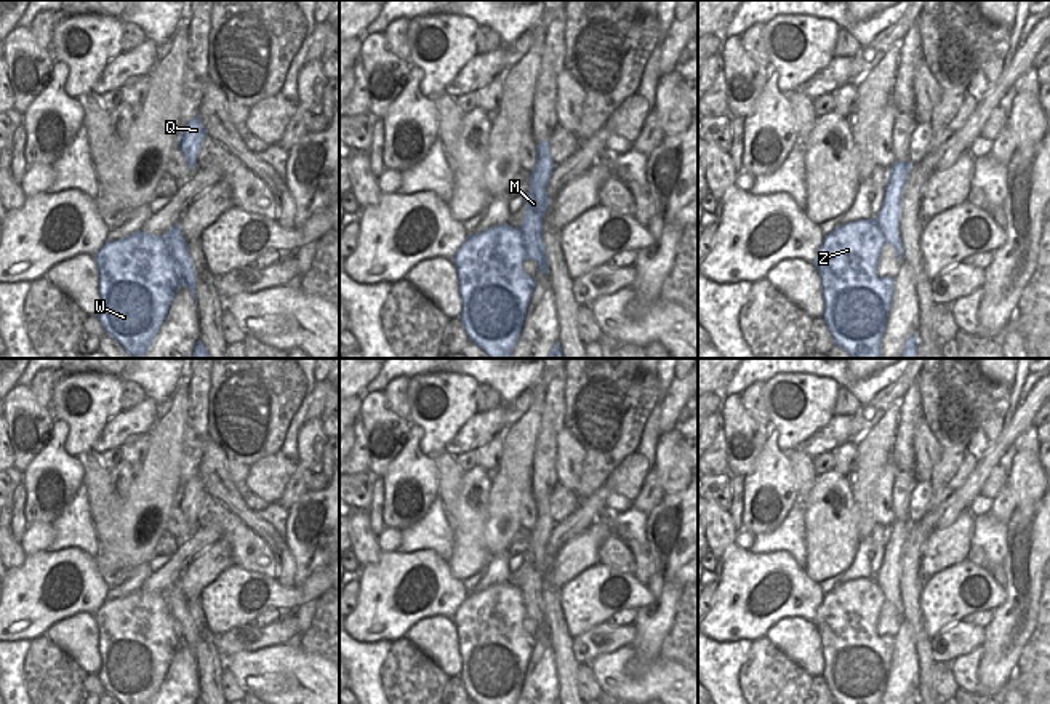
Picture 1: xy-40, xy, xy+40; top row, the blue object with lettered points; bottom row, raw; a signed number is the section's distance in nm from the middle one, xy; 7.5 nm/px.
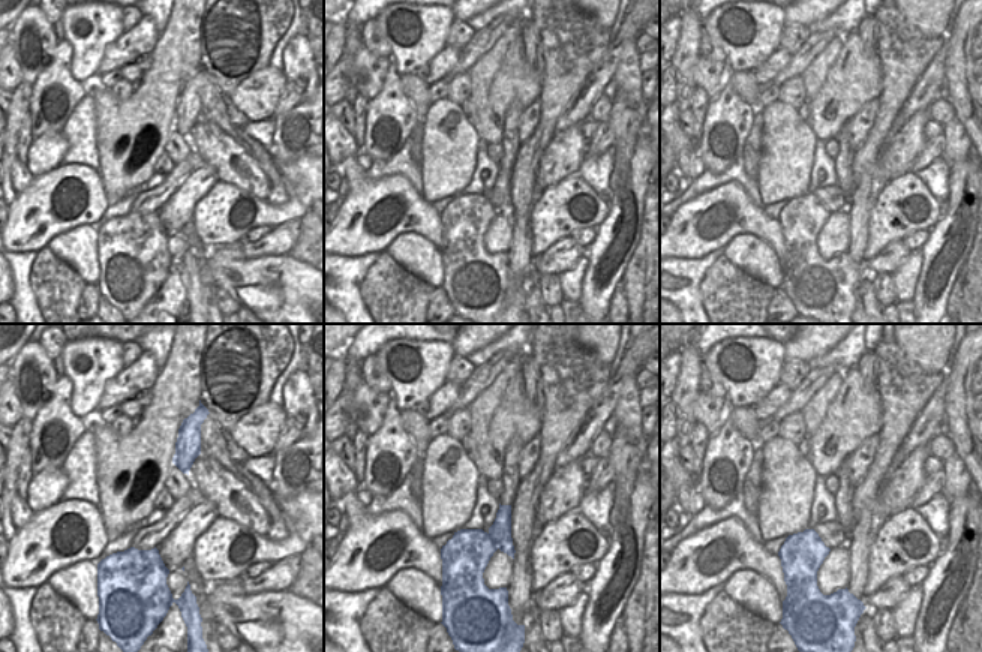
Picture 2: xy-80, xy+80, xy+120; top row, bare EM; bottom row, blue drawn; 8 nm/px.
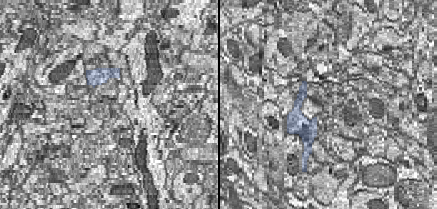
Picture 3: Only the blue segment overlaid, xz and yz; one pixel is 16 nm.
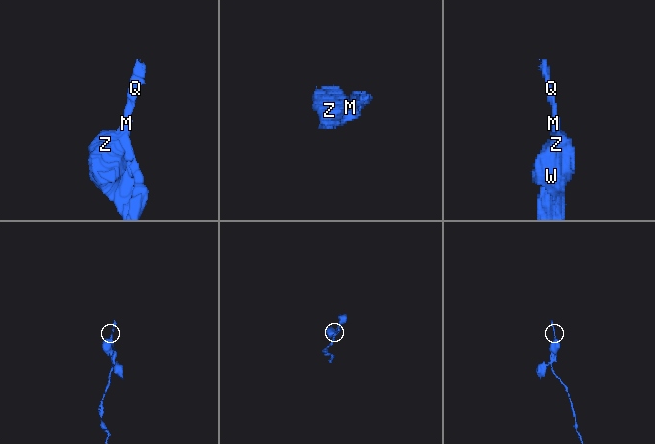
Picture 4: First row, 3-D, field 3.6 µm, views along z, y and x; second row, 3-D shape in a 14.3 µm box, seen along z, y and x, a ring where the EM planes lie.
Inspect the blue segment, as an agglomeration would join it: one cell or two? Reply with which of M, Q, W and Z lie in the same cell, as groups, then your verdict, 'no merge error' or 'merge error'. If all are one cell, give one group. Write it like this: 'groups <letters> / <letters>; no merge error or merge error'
groups M Q W Z; no merge error

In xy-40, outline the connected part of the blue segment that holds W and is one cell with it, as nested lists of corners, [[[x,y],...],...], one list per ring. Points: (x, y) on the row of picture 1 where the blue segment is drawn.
[[[178,222],[165,235],[138,230],[107,240],[94,261],[101,296],[96,317],[131,358],[147,352],[181,285],[197,304],[194,264]]]

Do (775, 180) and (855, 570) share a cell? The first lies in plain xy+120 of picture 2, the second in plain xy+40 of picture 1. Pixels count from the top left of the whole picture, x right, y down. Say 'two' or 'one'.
two

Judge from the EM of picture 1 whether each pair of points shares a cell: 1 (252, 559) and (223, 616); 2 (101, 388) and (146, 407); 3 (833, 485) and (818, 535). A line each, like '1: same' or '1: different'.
1: different
2: different
3: same

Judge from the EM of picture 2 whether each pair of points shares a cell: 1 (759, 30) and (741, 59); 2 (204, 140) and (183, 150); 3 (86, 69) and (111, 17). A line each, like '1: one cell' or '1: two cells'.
1: one cell
2: two cells
3: one cell

